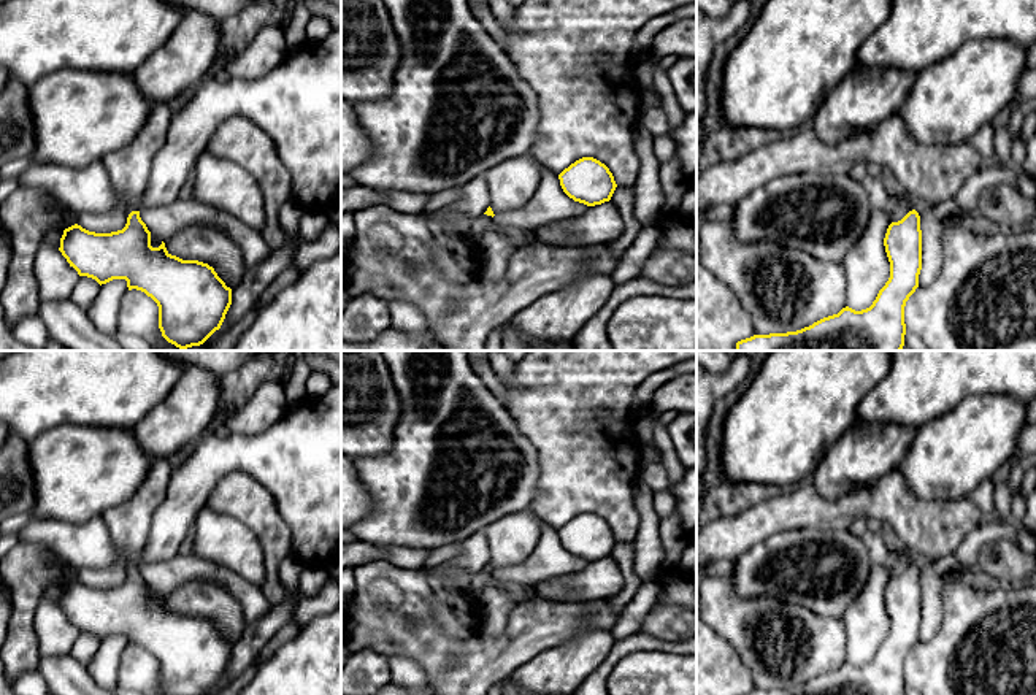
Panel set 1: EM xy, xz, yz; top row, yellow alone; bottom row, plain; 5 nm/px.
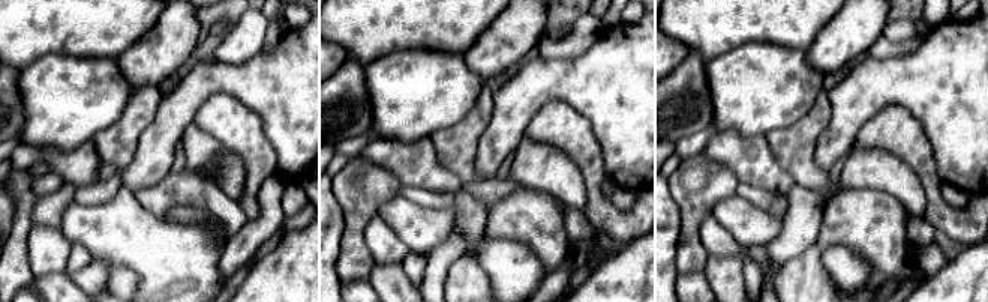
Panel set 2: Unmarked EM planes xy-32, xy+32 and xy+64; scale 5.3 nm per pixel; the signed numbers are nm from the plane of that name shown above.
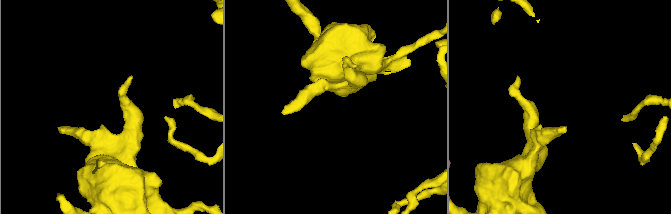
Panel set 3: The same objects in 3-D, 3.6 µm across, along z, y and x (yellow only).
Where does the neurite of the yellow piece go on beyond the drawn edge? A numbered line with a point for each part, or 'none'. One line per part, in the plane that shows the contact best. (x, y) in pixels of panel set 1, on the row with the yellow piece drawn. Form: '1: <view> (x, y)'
none

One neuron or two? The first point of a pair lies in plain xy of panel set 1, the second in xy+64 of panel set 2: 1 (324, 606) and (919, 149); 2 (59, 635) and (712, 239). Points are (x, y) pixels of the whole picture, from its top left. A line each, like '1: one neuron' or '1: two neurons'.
1: one neuron
2: one neuron

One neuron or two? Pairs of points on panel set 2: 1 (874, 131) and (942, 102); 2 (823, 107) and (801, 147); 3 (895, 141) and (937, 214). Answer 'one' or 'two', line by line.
1: two
2: one
3: one

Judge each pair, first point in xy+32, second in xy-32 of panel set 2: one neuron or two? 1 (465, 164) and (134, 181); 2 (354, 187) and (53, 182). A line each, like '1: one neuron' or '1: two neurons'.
1: two neurons
2: two neurons

